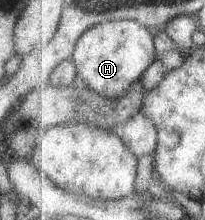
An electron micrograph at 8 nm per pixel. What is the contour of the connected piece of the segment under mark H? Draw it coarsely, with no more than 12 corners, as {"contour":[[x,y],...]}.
{"contour":[[136,20],[89,29],[73,59],[81,82],[119,100],[158,55]]}

